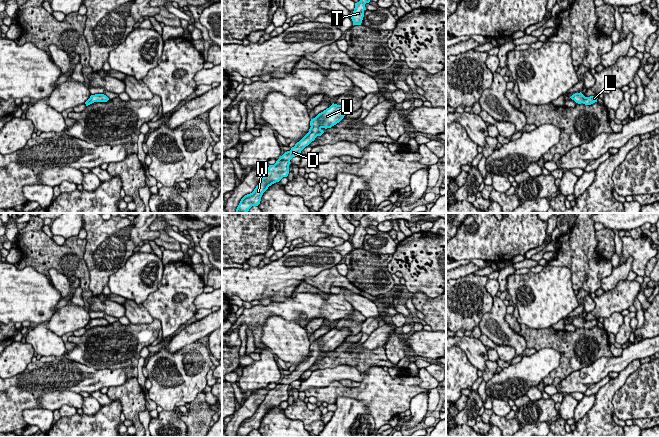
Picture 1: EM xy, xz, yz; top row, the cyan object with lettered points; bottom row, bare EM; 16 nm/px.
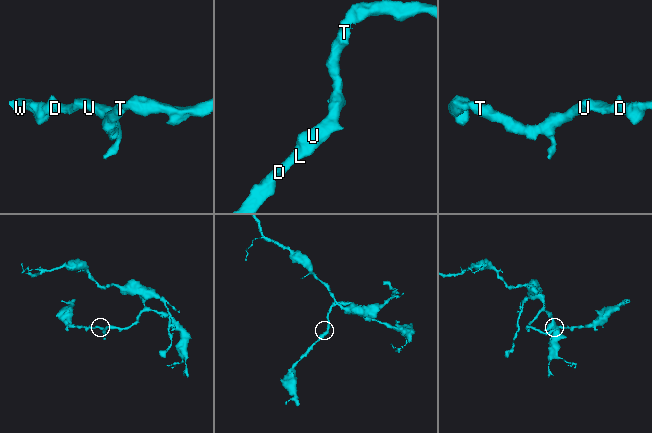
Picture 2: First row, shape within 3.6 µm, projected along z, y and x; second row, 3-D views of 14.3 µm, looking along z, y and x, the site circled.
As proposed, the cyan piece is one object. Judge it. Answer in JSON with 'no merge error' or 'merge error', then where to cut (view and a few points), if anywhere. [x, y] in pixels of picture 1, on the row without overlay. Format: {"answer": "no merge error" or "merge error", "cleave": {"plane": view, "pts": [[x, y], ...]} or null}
{"answer": "no merge error", "cleave": null}

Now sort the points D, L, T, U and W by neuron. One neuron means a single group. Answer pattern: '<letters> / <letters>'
D L T U W

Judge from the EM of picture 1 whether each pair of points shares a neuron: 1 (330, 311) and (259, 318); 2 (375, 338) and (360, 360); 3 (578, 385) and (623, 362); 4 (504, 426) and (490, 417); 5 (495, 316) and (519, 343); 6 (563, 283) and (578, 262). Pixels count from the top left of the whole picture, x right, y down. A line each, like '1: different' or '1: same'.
1: same
2: different
3: same
4: same
5: same
6: different

